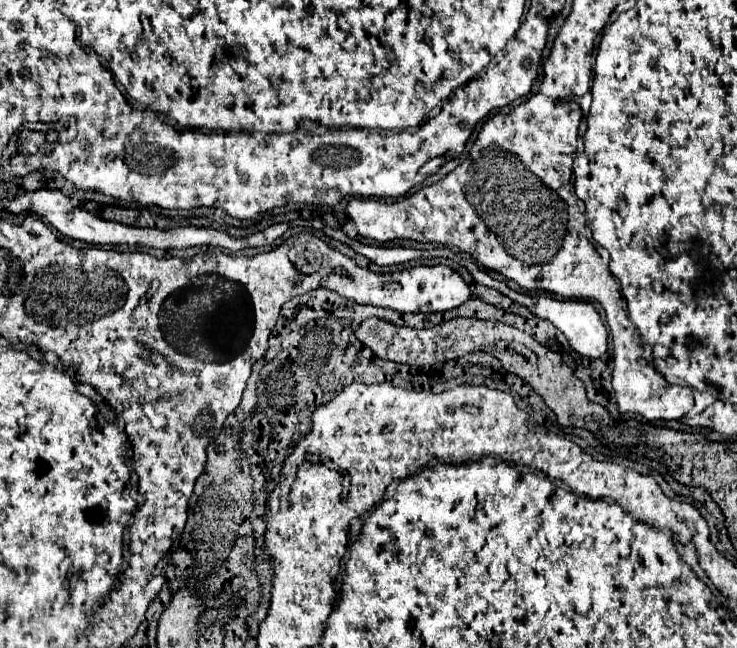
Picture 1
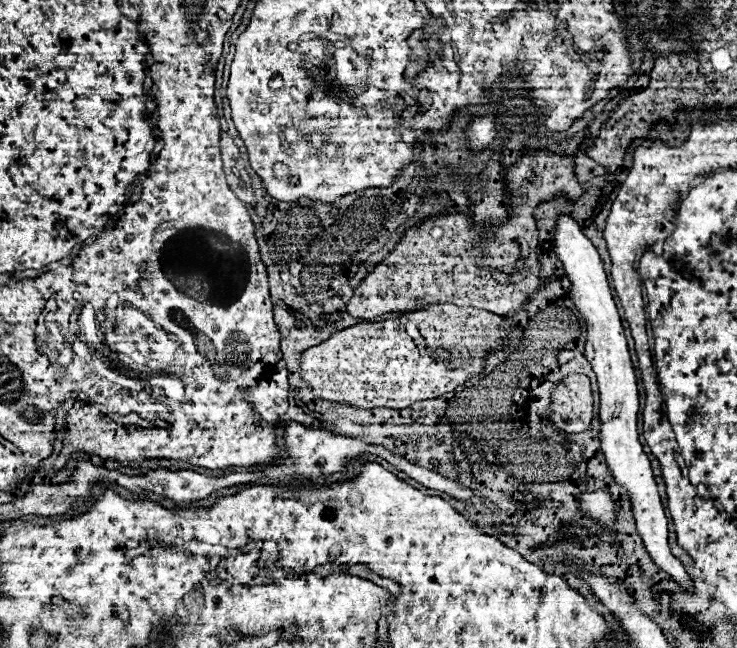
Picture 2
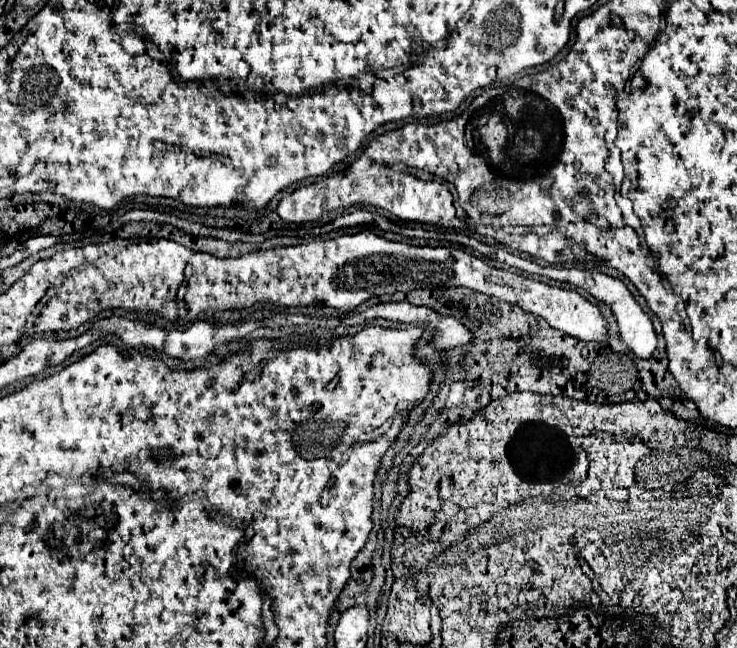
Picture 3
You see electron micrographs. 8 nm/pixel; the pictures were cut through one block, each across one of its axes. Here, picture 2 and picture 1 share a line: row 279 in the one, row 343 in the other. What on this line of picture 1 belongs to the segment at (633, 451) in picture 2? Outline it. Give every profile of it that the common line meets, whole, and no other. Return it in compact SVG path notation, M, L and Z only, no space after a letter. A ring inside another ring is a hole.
M470 266L468 268L470 276L474 278L474 282L480 282L484 286L490 286L490 288L496 288L500 290L502 294L506 294L508 298L512 298L514 302L526 306L534 316L538 318L544 318L544 320L550 320L566 338L568 338L568 344L572 346L572 350L576 350L578 354L582 356L588 356L588 358L600 358L606 354L606 348L608 348L608 332L596 312L596 308L590 304L590 302L582 302L582 300L556 300L556 298L548 298L548 296L531 296L522 294L520 292L514 292L510 290L506 284L494 280L492 276L486 276L484 272L474 272L474 268Z

